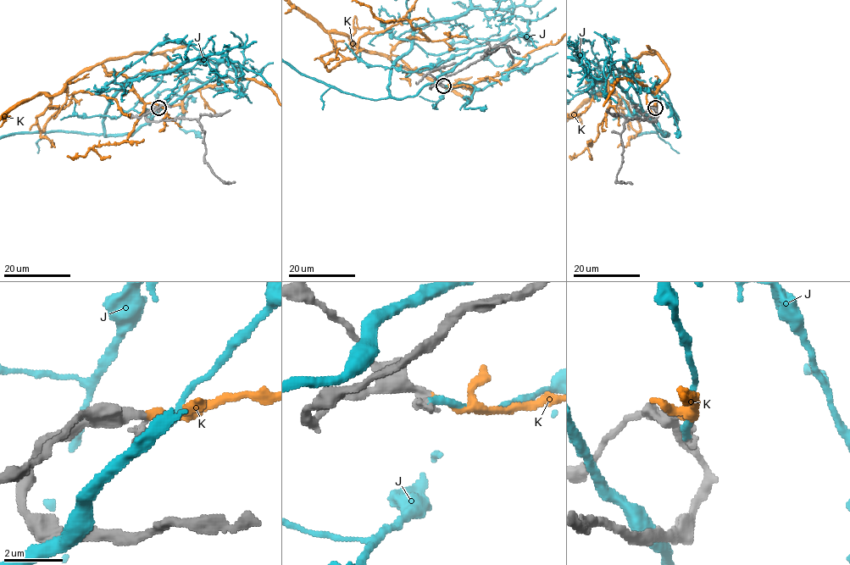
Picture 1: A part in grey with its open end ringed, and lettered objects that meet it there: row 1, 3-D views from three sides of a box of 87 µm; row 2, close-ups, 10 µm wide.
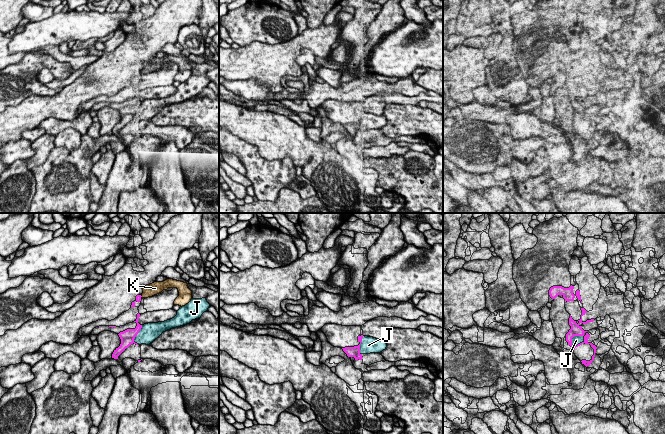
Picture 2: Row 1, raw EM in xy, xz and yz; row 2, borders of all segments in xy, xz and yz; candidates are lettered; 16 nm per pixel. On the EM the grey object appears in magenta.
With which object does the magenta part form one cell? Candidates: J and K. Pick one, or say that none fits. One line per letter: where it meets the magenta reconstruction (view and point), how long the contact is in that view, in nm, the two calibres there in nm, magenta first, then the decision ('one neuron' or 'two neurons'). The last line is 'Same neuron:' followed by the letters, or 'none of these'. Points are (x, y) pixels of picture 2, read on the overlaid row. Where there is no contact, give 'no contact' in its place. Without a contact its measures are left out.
J: meets magenta in yz at (580, 343); contact 260 nm long; 190 nm thick on the magenta side, 140 nm on the other; two neurons
K: no contact; one neuron
Same neuron: K

